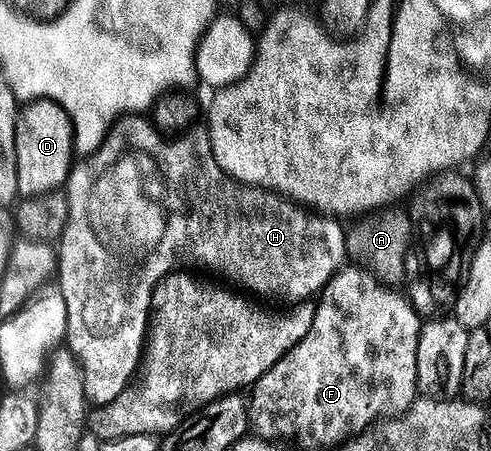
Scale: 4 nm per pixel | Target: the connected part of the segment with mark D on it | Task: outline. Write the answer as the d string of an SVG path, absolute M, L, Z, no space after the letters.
M35 99L26 102L20 108L17 119L18 141L18 189L25 197L34 195L50 195L53 191L61 191L64 183L74 174L75 148L73 146L73 122L60 103L53 99Z

